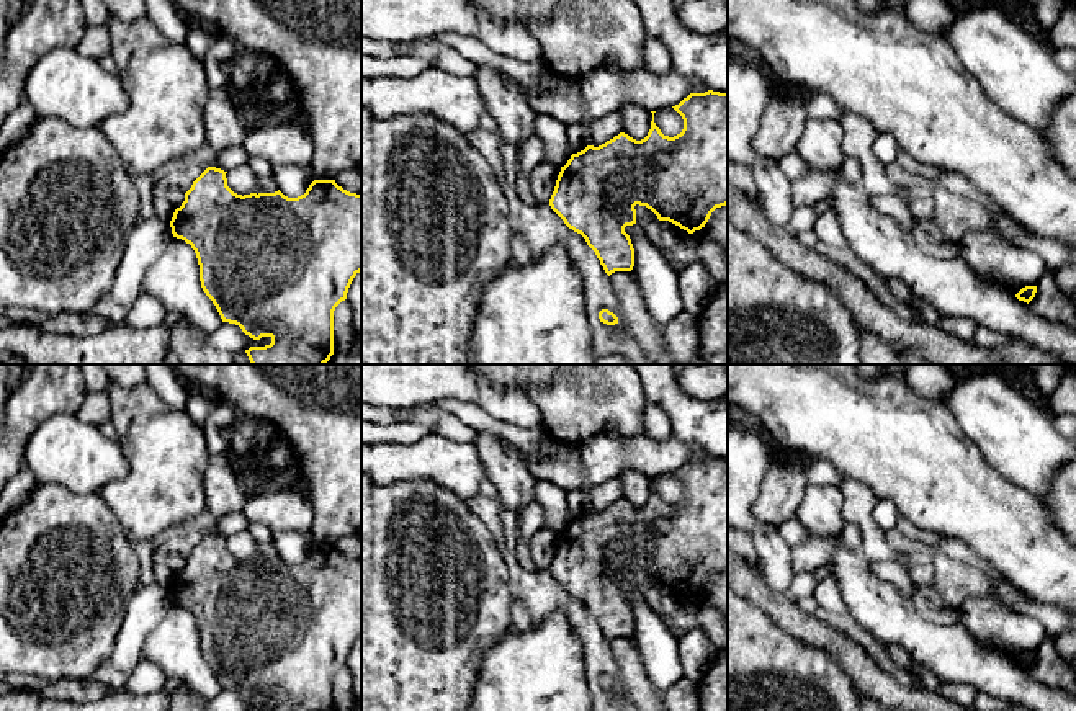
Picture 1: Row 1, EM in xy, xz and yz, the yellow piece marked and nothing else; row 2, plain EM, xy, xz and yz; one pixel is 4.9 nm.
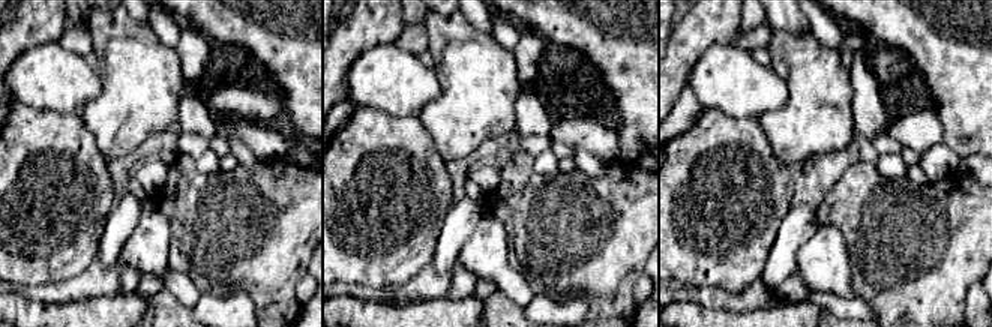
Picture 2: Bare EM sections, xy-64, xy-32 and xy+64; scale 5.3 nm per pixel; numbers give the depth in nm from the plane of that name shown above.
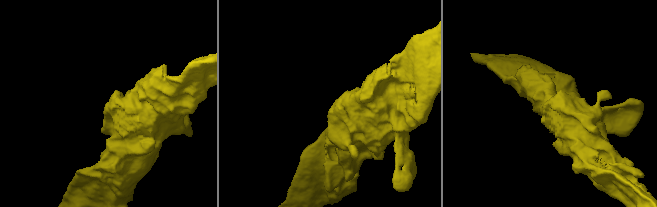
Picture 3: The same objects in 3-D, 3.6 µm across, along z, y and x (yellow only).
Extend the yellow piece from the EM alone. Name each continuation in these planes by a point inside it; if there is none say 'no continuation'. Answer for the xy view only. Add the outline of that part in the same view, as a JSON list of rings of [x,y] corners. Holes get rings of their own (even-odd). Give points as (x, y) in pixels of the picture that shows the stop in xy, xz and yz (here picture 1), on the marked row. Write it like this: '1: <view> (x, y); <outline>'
no continuation

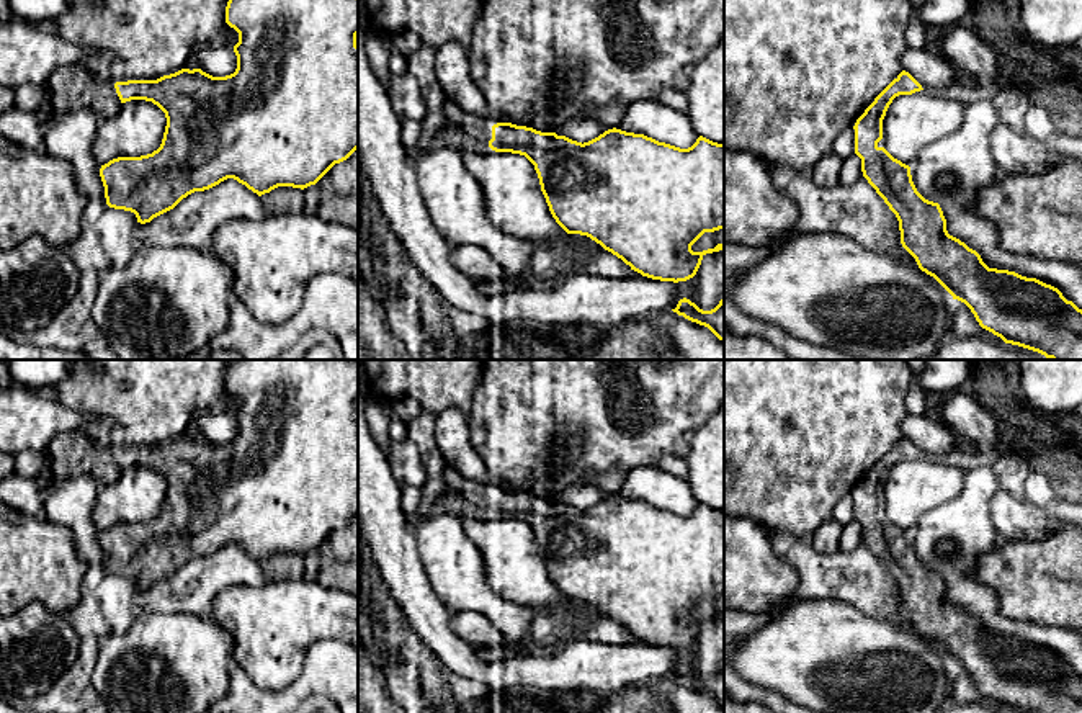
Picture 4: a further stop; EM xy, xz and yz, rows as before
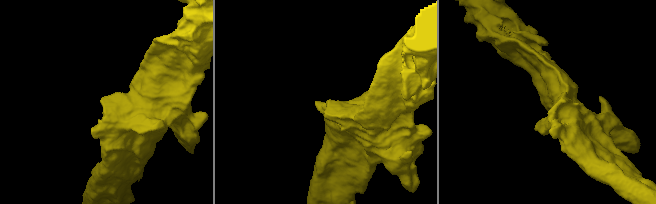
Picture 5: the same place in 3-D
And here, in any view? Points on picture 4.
1: xz (445, 125); [[[422,44],[407,57],[407,74],[418,82],[427,113],[417,150],[440,149],[487,154],[492,124],[459,108],[441,88],[435,74],[436,47]]]

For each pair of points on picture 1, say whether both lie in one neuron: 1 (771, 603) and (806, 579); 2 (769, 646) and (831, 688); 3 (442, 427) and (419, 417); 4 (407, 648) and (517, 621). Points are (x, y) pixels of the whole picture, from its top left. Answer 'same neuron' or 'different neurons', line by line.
1: different neurons
2: same neuron
3: same neuron
4: different neurons

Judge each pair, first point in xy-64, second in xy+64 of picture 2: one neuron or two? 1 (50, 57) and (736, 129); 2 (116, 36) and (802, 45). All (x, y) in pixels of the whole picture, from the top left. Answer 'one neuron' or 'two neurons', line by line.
1: two neurons
2: one neuron

